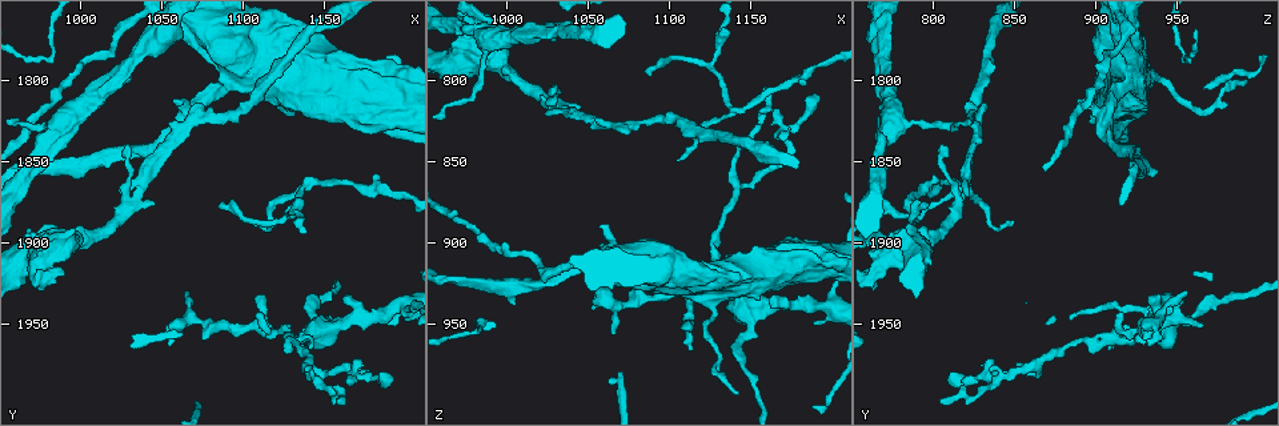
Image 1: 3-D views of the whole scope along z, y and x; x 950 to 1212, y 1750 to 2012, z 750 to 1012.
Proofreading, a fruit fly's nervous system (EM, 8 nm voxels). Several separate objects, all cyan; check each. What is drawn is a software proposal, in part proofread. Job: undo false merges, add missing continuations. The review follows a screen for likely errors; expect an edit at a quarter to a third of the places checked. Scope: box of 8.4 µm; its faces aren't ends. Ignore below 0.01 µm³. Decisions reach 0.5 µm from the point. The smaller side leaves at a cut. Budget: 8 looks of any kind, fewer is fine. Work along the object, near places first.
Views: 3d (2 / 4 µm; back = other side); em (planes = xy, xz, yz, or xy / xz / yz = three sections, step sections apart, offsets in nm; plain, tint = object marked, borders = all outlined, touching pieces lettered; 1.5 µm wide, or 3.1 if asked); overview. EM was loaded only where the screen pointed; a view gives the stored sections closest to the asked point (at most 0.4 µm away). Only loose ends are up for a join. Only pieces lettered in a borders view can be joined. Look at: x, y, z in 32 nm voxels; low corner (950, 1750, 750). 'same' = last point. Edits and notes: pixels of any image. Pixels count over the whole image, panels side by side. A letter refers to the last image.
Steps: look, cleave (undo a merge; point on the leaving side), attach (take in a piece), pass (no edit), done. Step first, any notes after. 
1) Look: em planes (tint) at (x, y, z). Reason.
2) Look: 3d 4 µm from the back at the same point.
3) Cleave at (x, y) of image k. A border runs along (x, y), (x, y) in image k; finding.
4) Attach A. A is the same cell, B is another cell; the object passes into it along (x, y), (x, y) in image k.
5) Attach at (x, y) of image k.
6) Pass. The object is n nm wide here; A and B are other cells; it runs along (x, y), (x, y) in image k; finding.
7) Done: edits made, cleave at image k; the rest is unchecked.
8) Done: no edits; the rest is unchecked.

Look: em planes (borders) at (986, 1828, 774). Three-way junction.

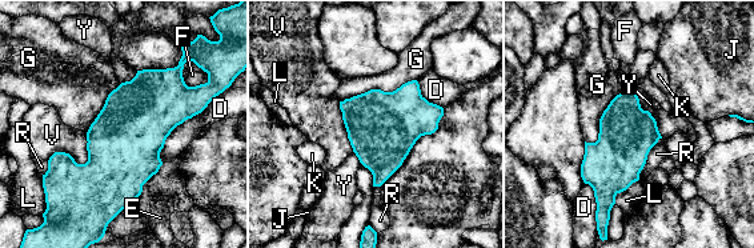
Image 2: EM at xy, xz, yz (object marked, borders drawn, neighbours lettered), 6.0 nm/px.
Pass. D, E, F, G, J, K, L, R, V and Y are other cells; a border runs along (628, 87), (636, 91), (662, 138) in image 2; all the same cell.

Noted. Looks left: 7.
Look: 3d 2 µm at (1138, 1864, 816). Sharp bend.

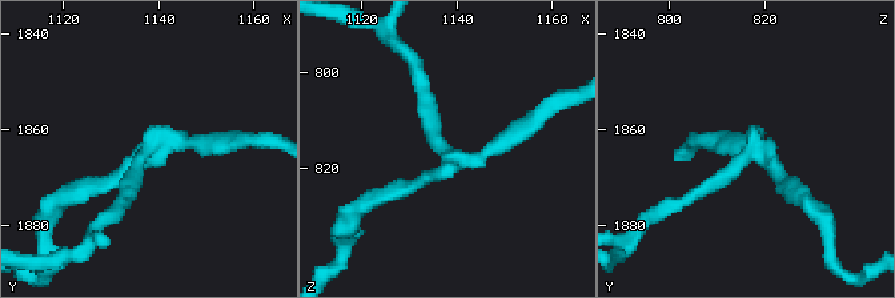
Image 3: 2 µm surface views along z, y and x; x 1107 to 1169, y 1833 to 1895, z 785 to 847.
Look: em planes (borders) at (1136, 1866, 816). 3 arms meet here.

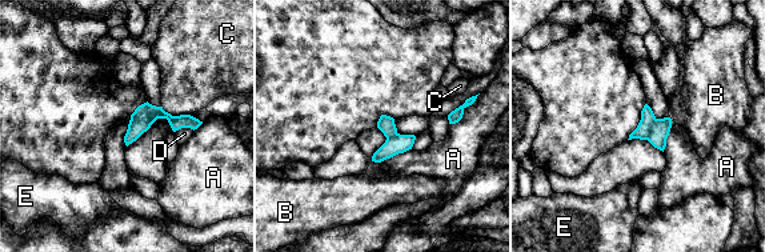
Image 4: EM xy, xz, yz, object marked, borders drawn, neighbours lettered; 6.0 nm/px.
Pass. The object is 130 nm wide here; A, B, C, D and E are other cells; it runs along (196, 123), (151, 115), (127, 139) in image 4; continuous, no second cell.

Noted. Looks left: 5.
Look: em planes (borders) at (1140, 1798, 992). End of a long branch.

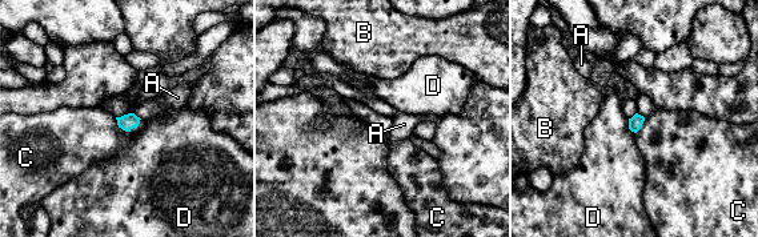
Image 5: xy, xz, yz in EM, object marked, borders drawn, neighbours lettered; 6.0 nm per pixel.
Pass. The longest contact is with C, 130 nm; A, B, C and D are other cells; none of them fits.

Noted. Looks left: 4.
Done: no edits; the rest is unchecked.

